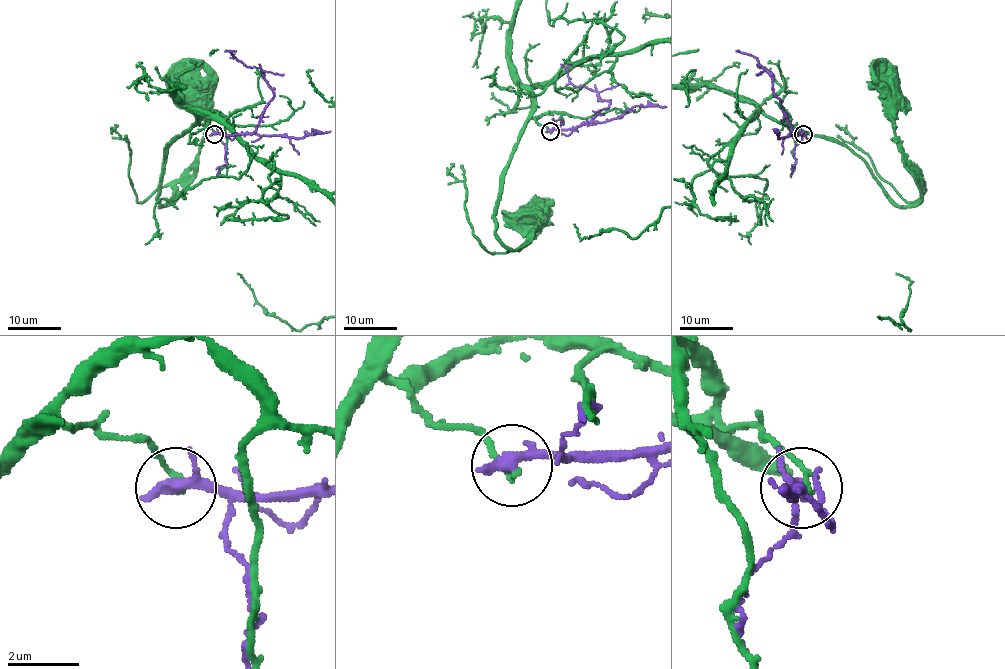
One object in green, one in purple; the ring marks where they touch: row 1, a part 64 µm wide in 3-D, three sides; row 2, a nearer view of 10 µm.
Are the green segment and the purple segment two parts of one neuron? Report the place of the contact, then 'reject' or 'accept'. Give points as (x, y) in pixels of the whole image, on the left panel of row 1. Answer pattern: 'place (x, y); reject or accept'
place (214, 134); reject

